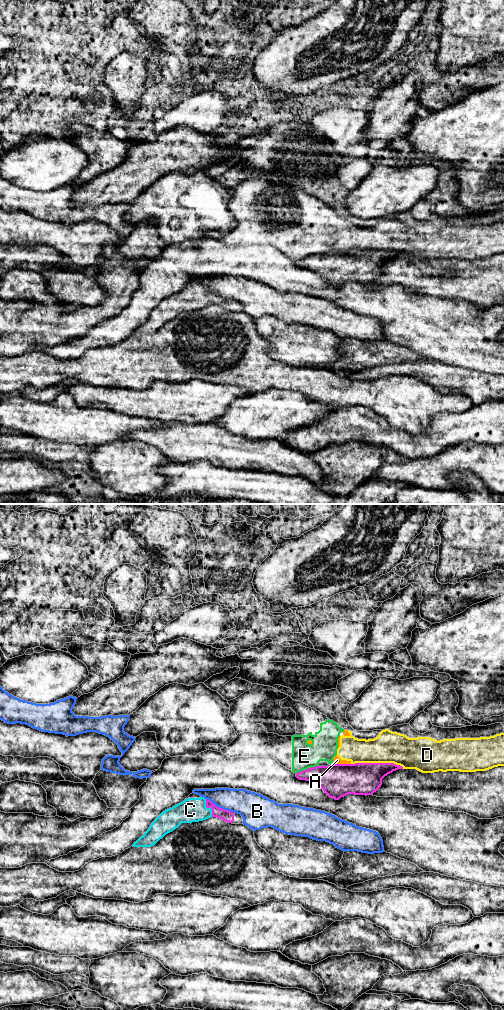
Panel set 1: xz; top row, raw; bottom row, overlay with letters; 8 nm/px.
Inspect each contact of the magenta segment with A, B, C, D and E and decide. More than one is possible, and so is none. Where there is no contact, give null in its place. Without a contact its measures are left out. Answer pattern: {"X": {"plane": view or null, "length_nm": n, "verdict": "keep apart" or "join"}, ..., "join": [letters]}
{"A": {"plane": "xz", "length_nm": 130, "verdict": "keep apart"}, "B": {"plane": "xz", "length_nm": 240, "verdict": "keep apart"}, "C": {"plane": "xz", "length_nm": 160, "verdict": "join"}, "D": {"plane": "xz", "length_nm": 420, "verdict": "keep apart"}, "E": {"plane": "xz", "length_nm": 190, "verdict": "keep apart"}, "join": ["C"]}

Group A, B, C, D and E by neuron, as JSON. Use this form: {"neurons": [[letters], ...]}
{"neurons": [["A", "D", "E"], ["B"], ["C"]]}

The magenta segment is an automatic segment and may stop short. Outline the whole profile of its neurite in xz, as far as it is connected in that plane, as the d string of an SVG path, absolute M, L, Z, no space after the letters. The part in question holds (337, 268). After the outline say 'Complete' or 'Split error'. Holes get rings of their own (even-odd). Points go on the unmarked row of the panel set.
M394 251L330 252L296 261L300 268L313 270L335 288L348 282L372 283L388 262L403 257Z. Complete

